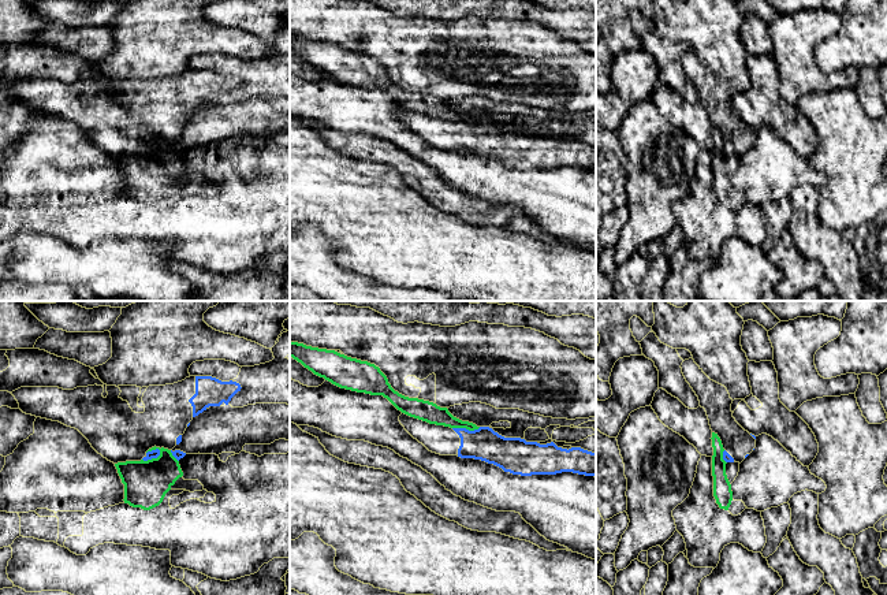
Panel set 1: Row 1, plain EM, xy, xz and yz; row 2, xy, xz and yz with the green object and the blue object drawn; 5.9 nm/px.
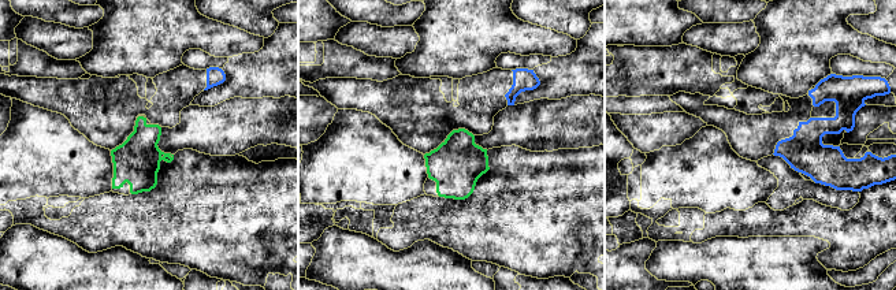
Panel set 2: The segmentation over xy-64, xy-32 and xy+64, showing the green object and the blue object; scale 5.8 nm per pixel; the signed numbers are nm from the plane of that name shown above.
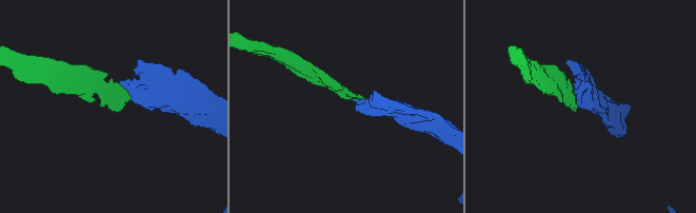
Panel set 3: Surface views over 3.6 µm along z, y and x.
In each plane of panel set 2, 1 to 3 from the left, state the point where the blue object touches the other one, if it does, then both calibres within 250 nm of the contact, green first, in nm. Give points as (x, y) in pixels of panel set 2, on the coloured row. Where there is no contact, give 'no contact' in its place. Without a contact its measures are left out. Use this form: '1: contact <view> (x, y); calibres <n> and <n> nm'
1: no contact
2: no contact
3: no contact

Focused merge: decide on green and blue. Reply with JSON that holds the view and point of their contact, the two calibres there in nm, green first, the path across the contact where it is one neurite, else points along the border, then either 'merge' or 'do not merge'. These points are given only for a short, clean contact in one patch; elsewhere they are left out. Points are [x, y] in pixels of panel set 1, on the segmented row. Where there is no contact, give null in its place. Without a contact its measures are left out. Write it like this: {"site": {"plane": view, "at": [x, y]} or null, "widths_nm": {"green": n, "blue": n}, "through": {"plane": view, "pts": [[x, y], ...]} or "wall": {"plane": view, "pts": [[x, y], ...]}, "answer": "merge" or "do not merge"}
{"site": {"plane": "xy", "at": [152, 458]}, "widths_nm": {"green": 260, "blue": 50}, "wall": {"plane": "xy", "pts": [[160, 450], [156, 457], [142, 460]]}, "answer": "do not merge"}

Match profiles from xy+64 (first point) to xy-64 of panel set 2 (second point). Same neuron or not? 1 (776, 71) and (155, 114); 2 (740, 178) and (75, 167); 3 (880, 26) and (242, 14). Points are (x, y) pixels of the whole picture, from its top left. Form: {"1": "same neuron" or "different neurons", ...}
{"1": "different neurons", "2": "same neuron", "3": "same neuron"}

